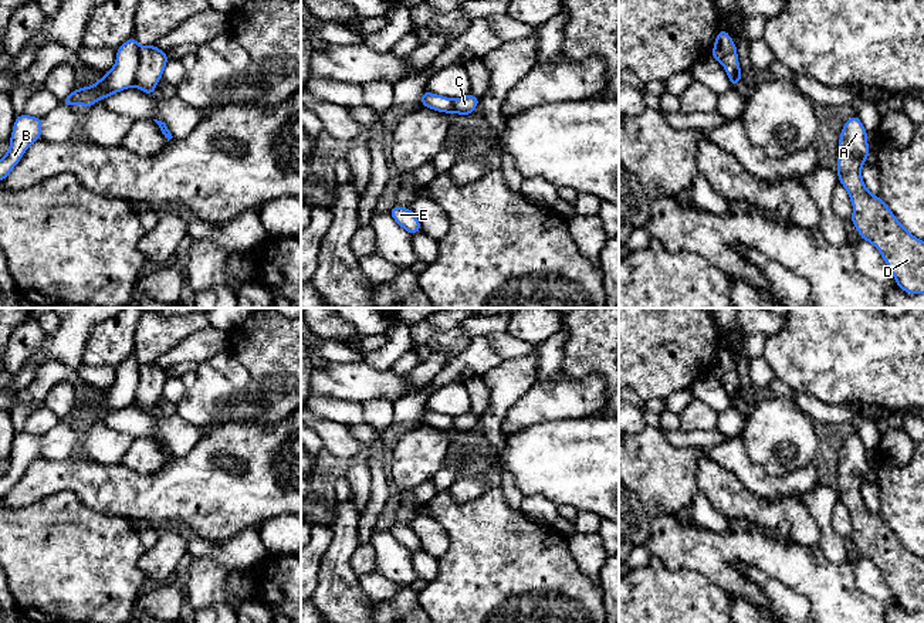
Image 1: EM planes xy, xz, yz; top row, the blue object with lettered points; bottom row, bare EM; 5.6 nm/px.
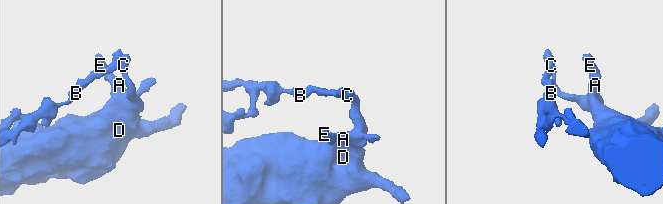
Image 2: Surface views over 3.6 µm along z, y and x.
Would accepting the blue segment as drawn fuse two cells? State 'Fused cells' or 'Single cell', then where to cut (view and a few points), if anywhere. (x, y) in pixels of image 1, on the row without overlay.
Fused cells. Split along xy (141, 365), (134, 402)

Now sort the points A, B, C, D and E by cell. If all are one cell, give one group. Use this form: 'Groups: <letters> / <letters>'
Groups: A C D E / B

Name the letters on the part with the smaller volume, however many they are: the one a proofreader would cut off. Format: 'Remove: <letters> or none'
Remove: B

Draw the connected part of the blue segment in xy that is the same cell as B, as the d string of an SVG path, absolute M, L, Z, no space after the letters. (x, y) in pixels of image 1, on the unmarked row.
M23 431L16 434L10 456L10 465L0 477L0 500L3 500L14 484L21 478L26 468L38 457L41 457L43 436Z

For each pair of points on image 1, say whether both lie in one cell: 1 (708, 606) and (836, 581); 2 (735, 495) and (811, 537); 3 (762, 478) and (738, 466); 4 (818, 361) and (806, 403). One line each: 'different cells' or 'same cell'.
1: different cells
2: same cell
3: same cell
4: different cells

